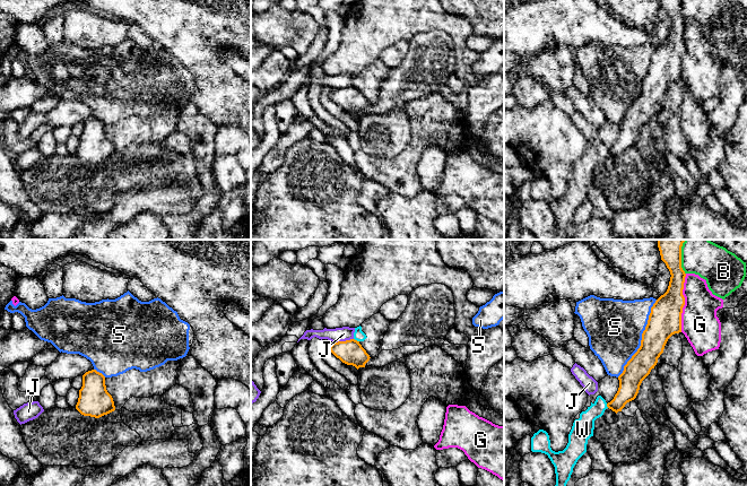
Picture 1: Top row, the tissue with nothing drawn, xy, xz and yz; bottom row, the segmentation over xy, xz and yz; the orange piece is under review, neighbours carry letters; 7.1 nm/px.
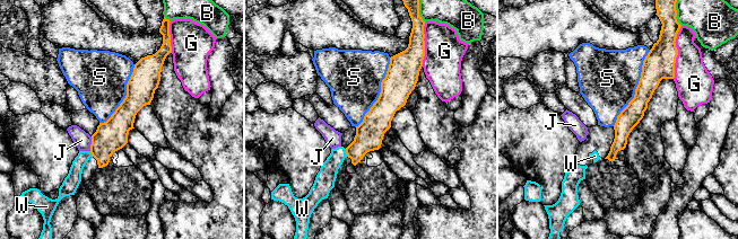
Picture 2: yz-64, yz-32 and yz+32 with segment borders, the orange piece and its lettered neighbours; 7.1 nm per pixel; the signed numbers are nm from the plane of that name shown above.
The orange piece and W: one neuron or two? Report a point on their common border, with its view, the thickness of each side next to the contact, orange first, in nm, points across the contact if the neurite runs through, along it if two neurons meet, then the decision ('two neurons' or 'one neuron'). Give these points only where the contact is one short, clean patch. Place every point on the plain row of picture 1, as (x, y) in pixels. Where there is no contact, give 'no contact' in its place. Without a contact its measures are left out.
meets orange in xz at (356, 87); 180 nm thick on the orange side, 80 nm on the other; border along xz (354, 85), (358, 88); two neurons

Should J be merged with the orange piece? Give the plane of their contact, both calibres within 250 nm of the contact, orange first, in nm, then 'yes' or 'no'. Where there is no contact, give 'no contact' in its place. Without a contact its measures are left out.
meets orange in xz; 180 nm thick on the orange side, 100 nm on the other; no

